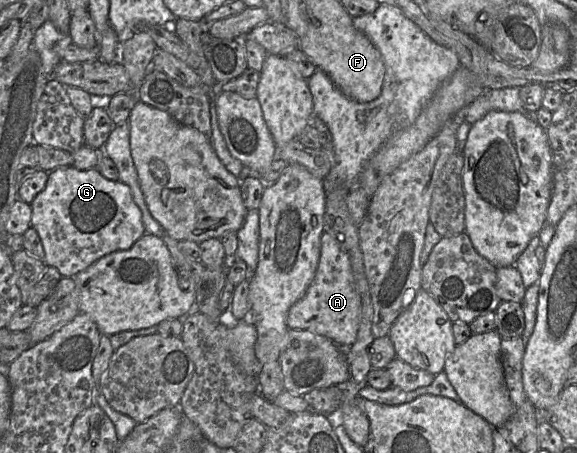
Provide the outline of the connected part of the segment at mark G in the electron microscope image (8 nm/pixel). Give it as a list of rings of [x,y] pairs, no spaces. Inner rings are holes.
[[[68,166],[48,172],[44,189],[35,196],[30,206],[31,228],[42,242],[44,262],[55,267],[63,278],[74,276],[109,253],[130,249],[145,234],[142,213],[133,200],[129,186],[119,180],[105,178],[97,169],[78,170]]]

